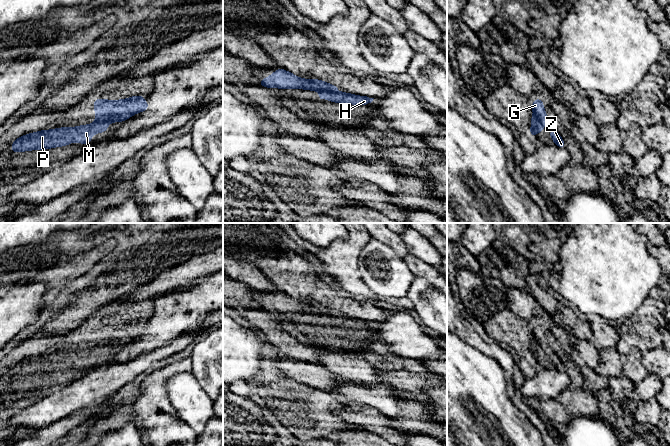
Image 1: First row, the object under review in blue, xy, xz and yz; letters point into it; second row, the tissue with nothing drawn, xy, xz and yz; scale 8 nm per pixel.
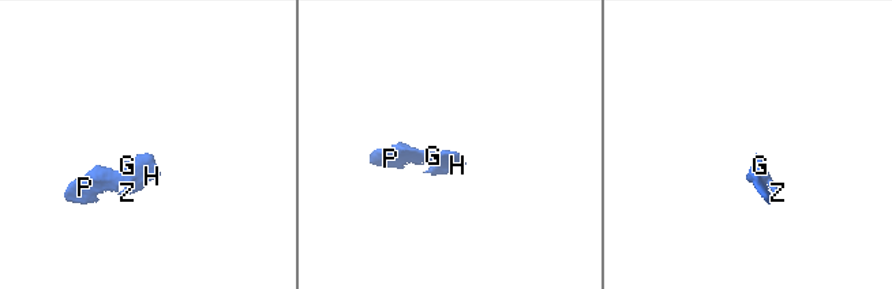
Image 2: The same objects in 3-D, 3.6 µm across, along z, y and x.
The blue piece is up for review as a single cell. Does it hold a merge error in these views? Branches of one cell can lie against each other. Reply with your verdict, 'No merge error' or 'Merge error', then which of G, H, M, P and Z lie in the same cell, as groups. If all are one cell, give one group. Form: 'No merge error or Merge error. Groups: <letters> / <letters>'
No merge error. Groups: G H M P Z

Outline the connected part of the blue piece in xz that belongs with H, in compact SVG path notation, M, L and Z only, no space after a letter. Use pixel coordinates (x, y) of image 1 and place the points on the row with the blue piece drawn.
M281 68L274 71L274 73L260 81L258 85L267 88L279 89L304 89L319 92L319 101L323 102L326 97L327 101L353 104L353 105L367 105L373 101L374 98L367 96L359 96L346 92L339 92L337 86L321 81L319 79L304 79L295 76L293 73L283 70Z

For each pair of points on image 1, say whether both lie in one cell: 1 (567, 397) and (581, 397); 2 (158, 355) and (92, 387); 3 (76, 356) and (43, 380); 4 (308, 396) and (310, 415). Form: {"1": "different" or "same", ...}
{"1": "same", "2": "same", "3": "same", "4": "same"}

